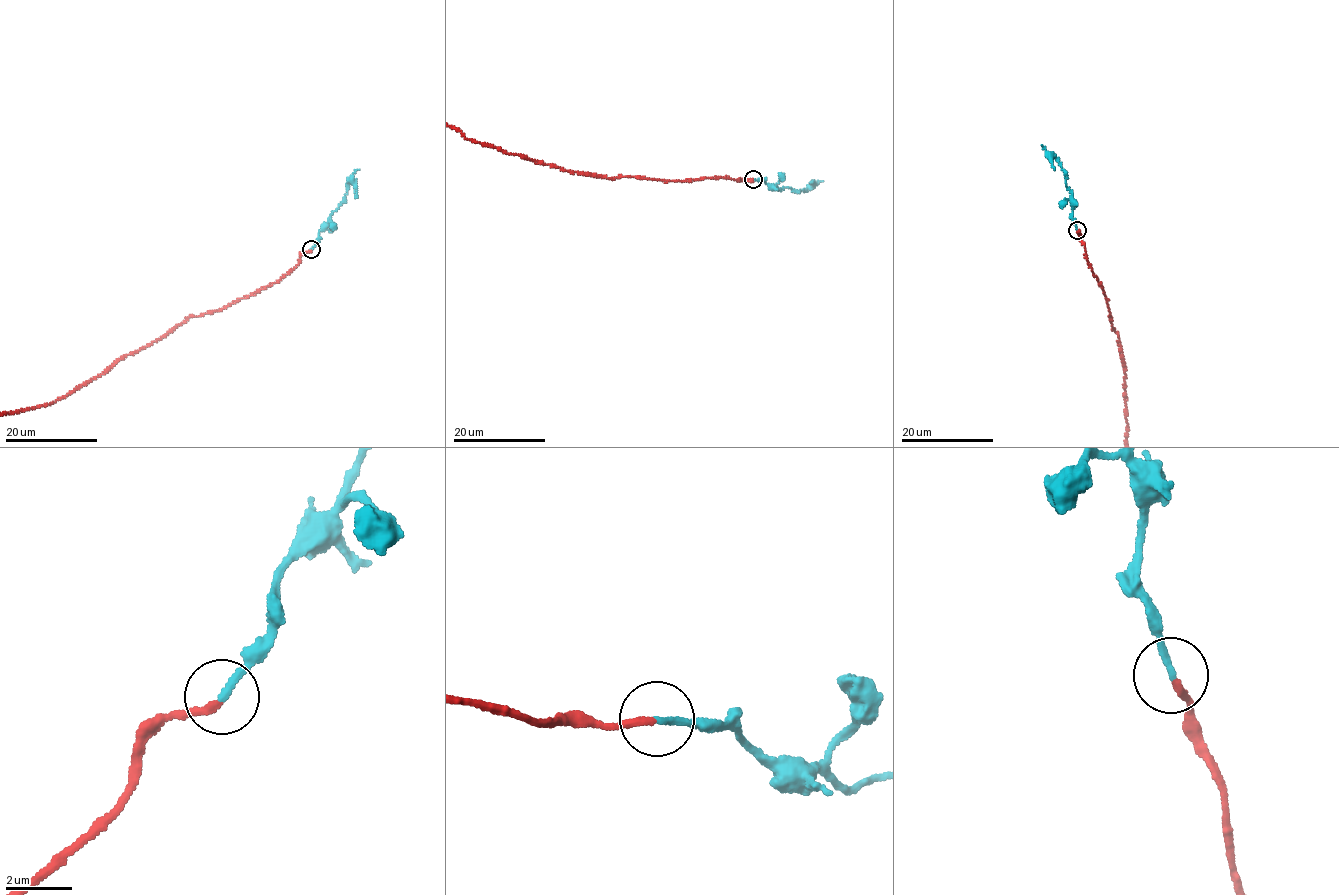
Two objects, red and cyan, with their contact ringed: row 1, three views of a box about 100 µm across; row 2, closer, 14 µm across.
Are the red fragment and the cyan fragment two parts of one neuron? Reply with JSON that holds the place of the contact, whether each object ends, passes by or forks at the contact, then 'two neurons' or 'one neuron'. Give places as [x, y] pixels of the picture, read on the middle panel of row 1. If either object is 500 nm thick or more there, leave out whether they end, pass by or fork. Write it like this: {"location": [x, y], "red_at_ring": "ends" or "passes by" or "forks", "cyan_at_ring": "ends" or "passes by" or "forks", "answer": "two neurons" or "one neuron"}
{"location": [753, 179], "red_at_ring": "ends", "cyan_at_ring": "ends", "answer": "one neuron"}

